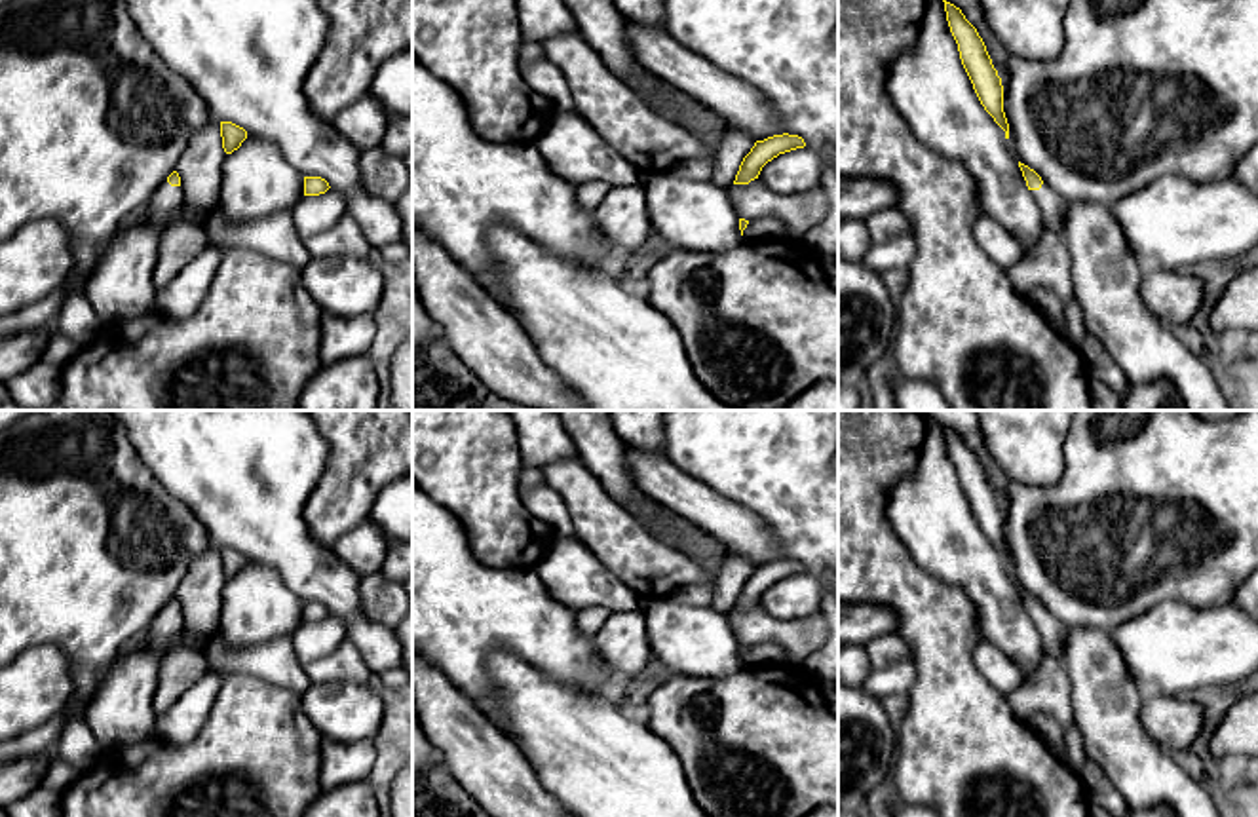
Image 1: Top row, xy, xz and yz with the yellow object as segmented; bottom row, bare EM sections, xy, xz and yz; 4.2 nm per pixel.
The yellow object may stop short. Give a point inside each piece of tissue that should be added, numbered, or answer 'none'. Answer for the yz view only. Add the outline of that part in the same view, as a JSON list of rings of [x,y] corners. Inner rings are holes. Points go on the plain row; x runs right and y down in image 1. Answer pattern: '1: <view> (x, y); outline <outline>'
1: yz (1051, 629); outline [[[1043,608],[1039,616],[1030,616],[1030,619],[1041,635],[1045,654],[1060,659],[1064,625],[1053,618],[1047,608]]]

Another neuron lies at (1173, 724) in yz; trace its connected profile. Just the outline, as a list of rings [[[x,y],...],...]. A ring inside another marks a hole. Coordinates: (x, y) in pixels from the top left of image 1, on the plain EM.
[[[1163,694],[1144,695],[1140,724],[1146,735],[1172,754],[1188,750],[1199,737],[1205,707],[1193,695],[1171,697]]]

